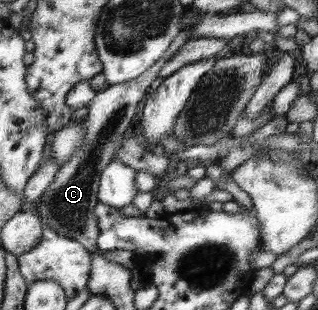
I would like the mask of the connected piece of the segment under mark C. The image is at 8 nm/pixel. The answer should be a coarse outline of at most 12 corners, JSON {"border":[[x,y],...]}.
{"border":[[162,67],[96,93],[81,145],[31,207],[45,227],[96,252],[101,172]]}

